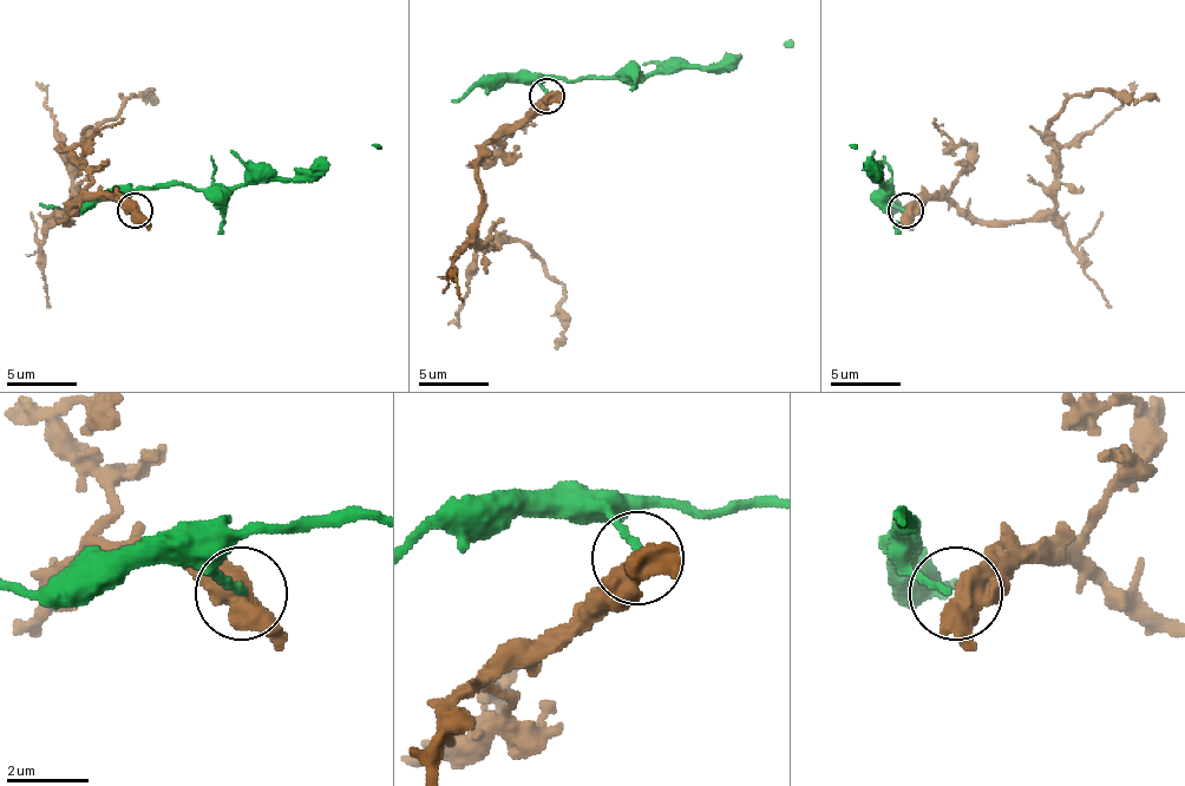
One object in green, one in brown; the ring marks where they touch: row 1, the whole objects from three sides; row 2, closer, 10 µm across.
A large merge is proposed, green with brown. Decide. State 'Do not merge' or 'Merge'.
Do not merge

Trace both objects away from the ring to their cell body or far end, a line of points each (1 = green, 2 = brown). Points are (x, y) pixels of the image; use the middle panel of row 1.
1: (548, 96), (541, 78), (647, 74), (661, 67), (728, 67), (742, 57), (785, 46), (792, 39)
2: (548, 96), (477, 166), (477, 233), (495, 247), (519, 240), (562, 286), (555, 349)

